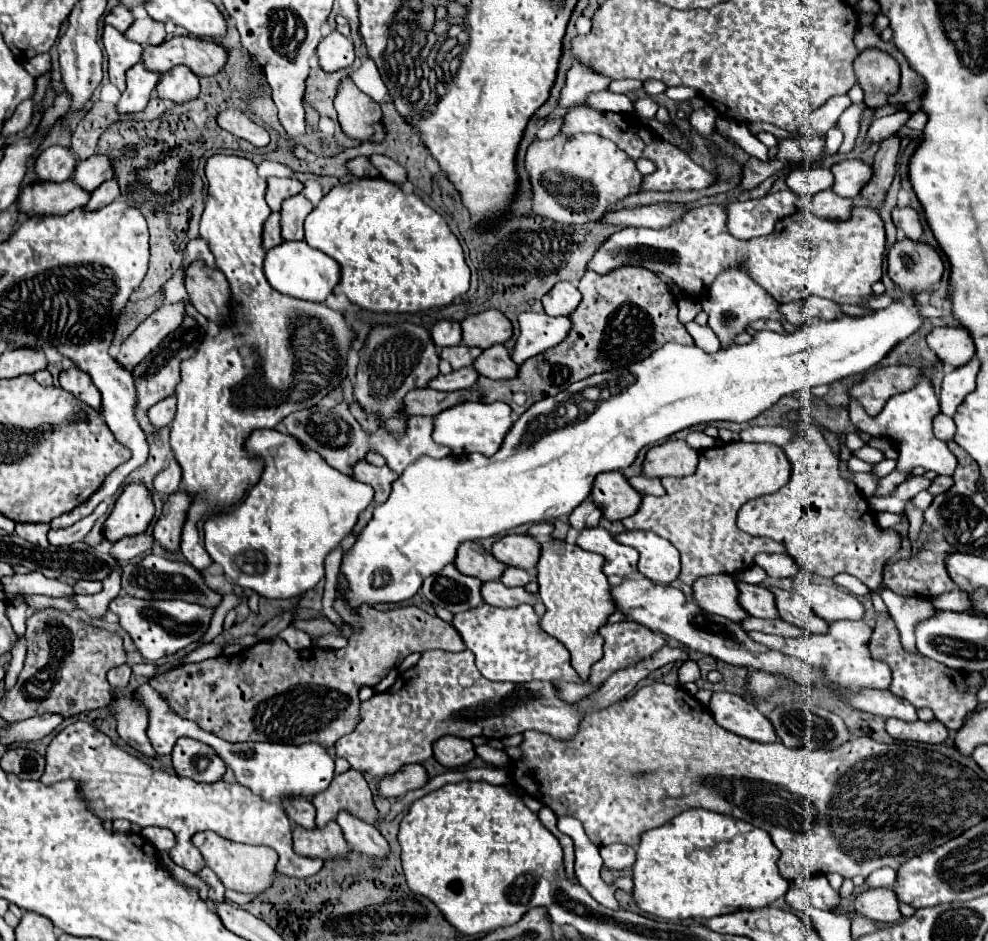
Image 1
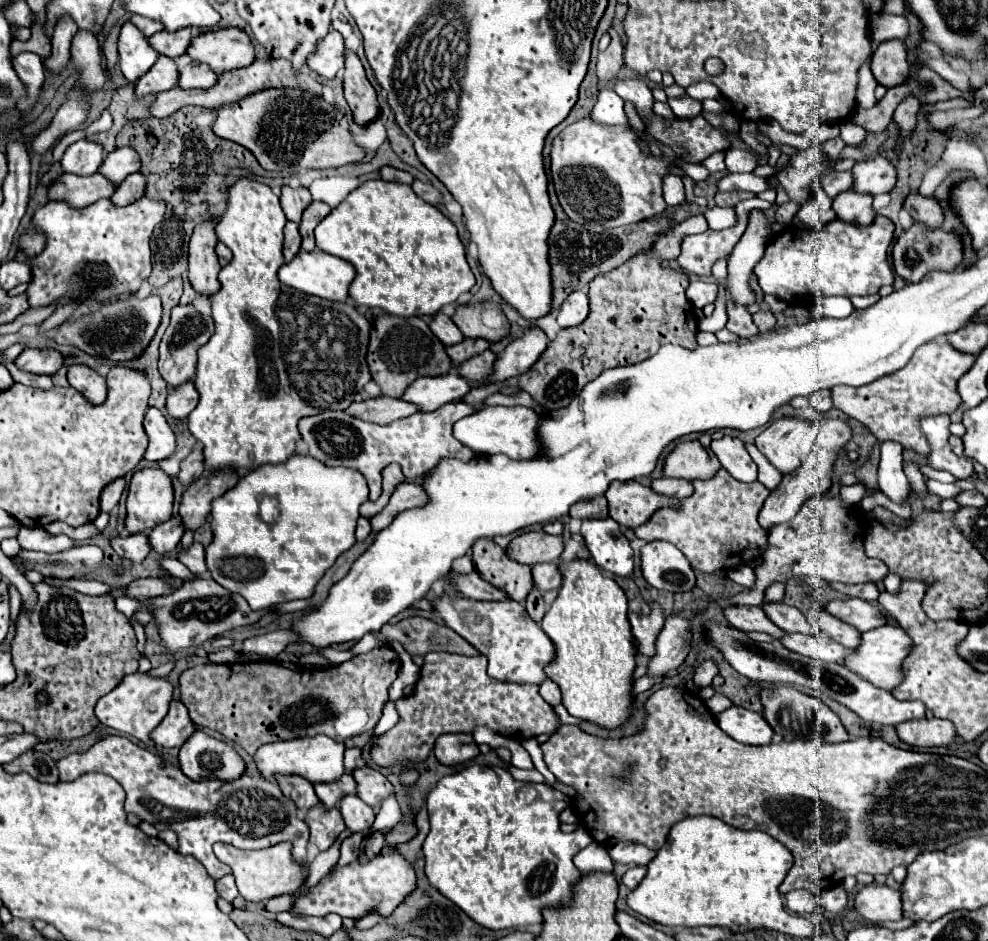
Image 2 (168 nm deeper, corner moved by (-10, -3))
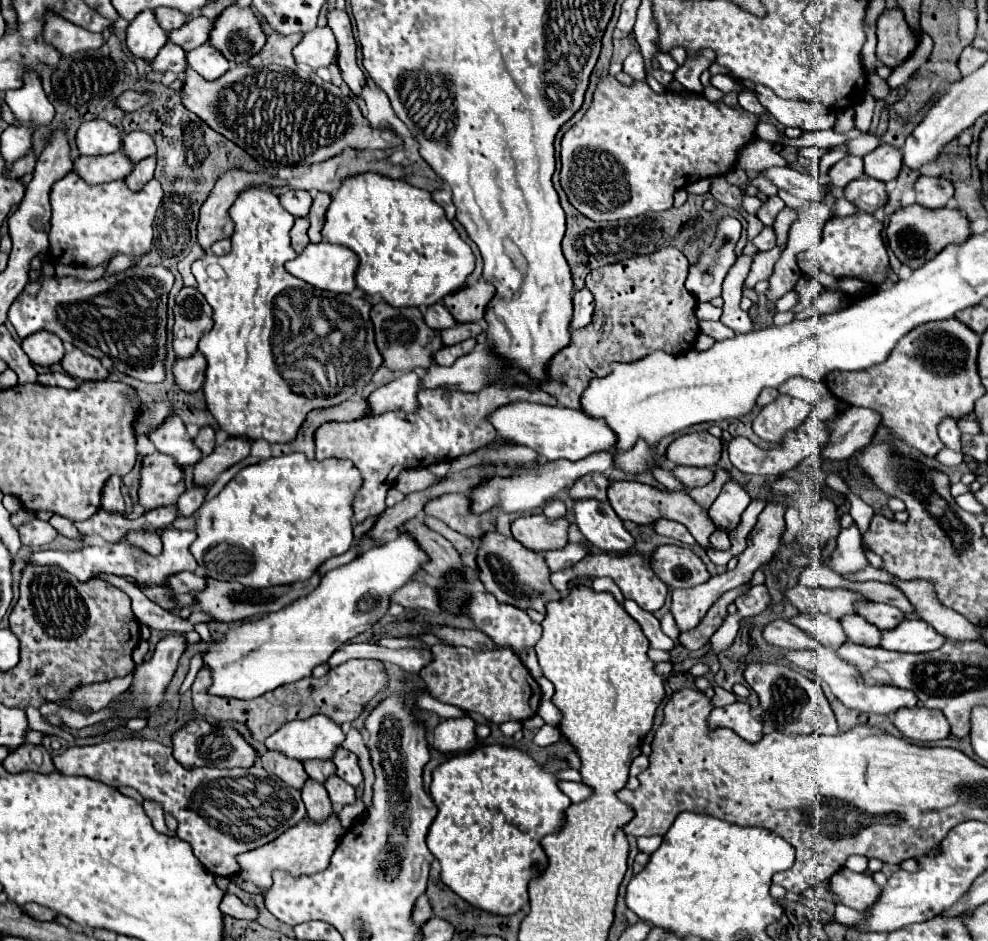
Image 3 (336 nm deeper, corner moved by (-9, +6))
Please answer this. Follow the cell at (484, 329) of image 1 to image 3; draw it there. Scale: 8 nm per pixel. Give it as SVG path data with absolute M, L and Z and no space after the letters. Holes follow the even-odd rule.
M479 280L473 286L465 286L459 292L445 296L443 304L457 322L479 322L483 320L485 306L493 298L493 294L495 286Z

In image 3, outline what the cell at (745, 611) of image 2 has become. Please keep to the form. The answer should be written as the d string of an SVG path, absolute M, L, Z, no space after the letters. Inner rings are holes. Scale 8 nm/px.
M773 620L769 626L765 626L763 636L769 644L783 650L807 650L817 646L815 638L811 638L807 632L787 620Z

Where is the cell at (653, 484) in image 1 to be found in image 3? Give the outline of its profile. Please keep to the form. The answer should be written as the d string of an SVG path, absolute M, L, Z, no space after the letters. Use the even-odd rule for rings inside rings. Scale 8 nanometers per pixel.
M675 466L673 474L687 488L699 488L703 484L709 484L715 476L713 468L687 468L687 466Z

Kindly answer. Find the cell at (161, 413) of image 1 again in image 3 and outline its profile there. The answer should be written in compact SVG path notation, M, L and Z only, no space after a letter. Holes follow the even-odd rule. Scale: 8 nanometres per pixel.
M195 352L193 356L175 362L173 376L179 388L183 388L185 392L195 392L203 386L205 370L207 370L205 356L201 352Z

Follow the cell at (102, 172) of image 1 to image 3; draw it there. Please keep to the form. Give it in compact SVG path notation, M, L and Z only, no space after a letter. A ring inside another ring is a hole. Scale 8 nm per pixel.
M131 132L131 134L125 134L123 136L123 150L127 152L127 156L133 162L139 162L139 160L143 160L147 156L153 156L157 152L155 142L153 142L151 134L147 134L147 132Z

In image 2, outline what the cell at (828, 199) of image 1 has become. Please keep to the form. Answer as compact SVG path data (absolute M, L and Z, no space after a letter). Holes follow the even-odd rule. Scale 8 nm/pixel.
M856 191L840 193L836 199L832 199L832 209L840 221L854 225L868 225L876 215L872 211L872 197Z

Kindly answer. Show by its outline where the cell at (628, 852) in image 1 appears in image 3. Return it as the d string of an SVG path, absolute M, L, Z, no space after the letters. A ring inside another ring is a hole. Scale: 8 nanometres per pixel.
M649 836L649 838L637 838L637 846L645 854L653 854L661 846L663 836Z

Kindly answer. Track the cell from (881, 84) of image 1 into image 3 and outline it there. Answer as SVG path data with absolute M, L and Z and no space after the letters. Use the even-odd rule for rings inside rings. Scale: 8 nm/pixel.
M899 8L885 10L877 20L877 58L895 68L903 64L917 48L917 34L905 22L905 14Z

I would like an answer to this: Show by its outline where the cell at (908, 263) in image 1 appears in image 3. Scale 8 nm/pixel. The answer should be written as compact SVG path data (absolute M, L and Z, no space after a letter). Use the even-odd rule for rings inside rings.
M913 204L913 206L897 210L891 216L889 226L887 226L889 248L903 264L907 264L911 268L923 266L925 262L935 258L947 244L957 242L957 240L967 240L967 236L971 236L969 220L967 220L967 216L961 214L961 210L957 210L953 206L929 210L929 208L923 208L919 204Z

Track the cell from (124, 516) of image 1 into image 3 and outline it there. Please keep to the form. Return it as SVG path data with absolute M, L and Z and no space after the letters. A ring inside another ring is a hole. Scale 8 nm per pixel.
M155 452L143 458L139 502L145 510L159 508L163 504L177 504L185 492L183 468L167 454Z

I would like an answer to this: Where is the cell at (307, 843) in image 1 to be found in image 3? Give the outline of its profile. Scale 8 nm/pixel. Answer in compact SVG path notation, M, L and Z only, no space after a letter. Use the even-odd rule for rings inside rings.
M309 778L303 784L301 794L303 794L303 802L305 802L309 818L321 822L321 820L325 820L333 812L333 804L331 804L331 800L327 796L327 790L319 782Z

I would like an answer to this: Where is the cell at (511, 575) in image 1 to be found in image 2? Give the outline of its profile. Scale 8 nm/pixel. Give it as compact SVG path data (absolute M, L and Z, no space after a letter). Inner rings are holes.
M540 563L532 567L532 581L534 587L542 593L550 591L550 589L558 589L560 587L560 571L558 571L558 563Z

